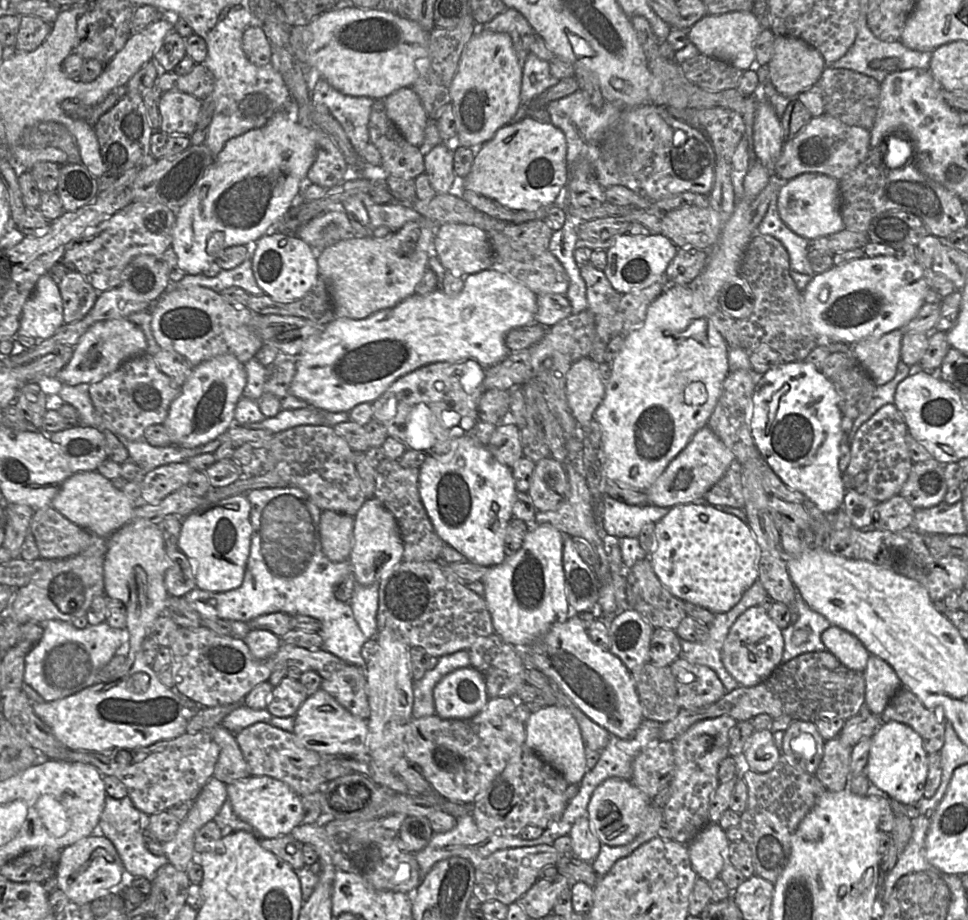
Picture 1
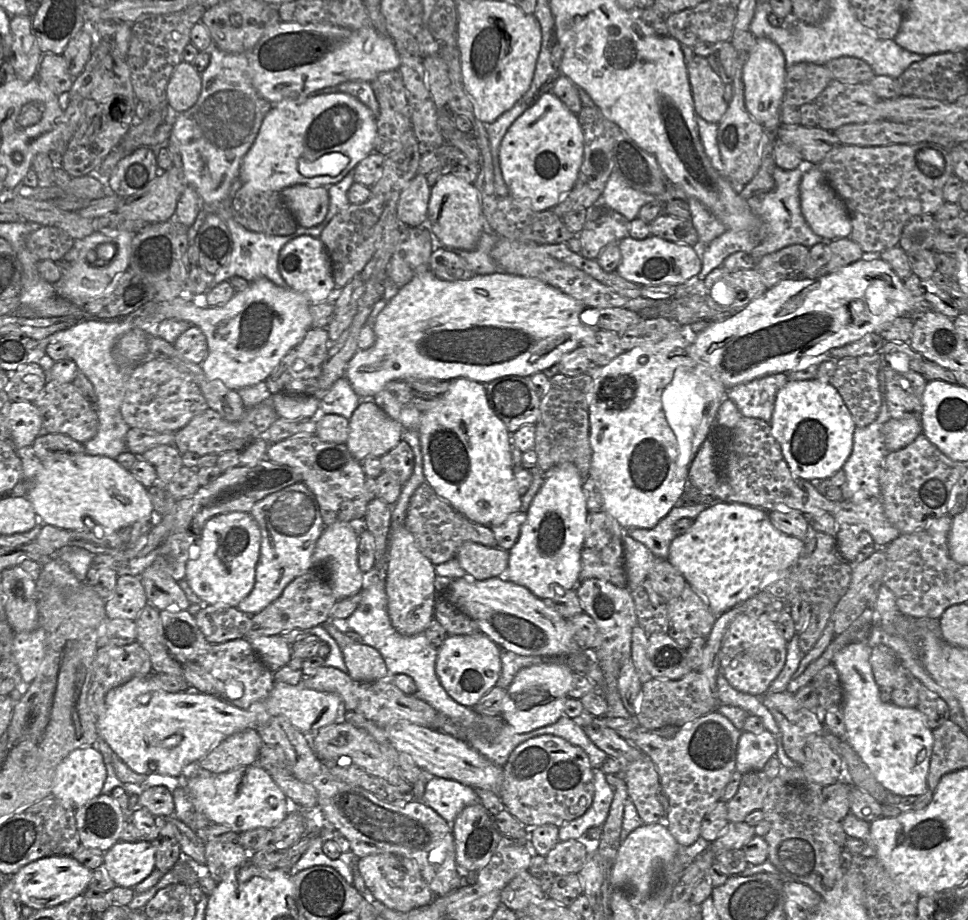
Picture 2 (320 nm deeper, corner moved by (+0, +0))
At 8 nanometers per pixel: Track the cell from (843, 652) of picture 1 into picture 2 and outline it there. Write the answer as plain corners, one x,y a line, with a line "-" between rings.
865,641
853,642
838,651
833,659
843,689
844,738
886,789
901,796
920,796
929,789
933,730
928,727
926,716
916,707
903,708
881,701
880,687
870,662
871,651

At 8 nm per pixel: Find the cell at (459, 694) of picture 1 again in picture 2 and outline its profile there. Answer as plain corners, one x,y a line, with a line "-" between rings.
485,634
447,636
437,650
436,674
448,695
457,703
472,708
493,687
501,672
501,649

